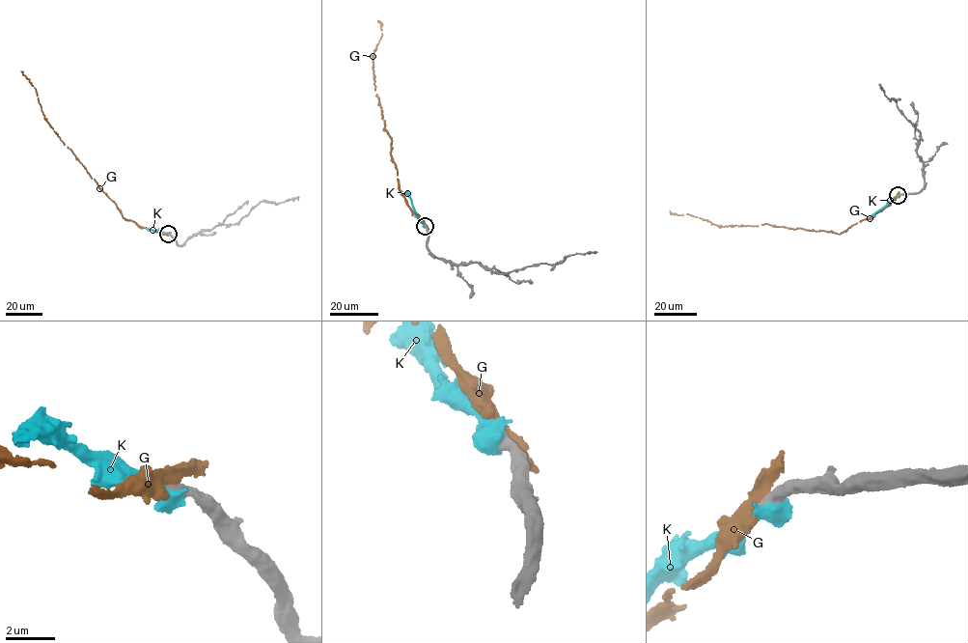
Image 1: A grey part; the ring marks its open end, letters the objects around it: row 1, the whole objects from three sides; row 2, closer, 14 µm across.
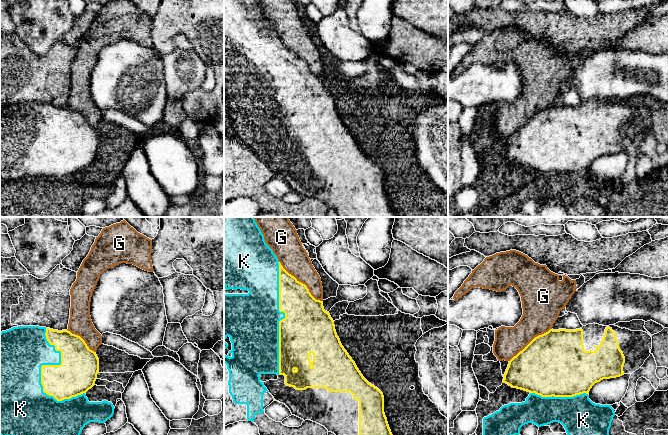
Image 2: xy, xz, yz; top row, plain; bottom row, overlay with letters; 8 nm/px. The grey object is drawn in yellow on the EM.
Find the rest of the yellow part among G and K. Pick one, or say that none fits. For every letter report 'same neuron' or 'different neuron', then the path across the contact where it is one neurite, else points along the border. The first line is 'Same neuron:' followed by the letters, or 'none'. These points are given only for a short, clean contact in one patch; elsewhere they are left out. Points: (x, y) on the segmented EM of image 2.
Same neuron: K
G: different neuron
K: same neuron

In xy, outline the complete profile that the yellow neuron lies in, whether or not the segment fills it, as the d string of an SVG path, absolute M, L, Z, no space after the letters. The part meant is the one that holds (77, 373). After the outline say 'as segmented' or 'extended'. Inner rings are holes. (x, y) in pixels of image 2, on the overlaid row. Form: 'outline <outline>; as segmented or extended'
outline M18 326L0 333L0 435L80 435L90 422L105 423L114 414L114 406L106 400L89 402L86 392L91 389L99 373L99 359L85 341L68 330L53 330L39 326Z; extended

